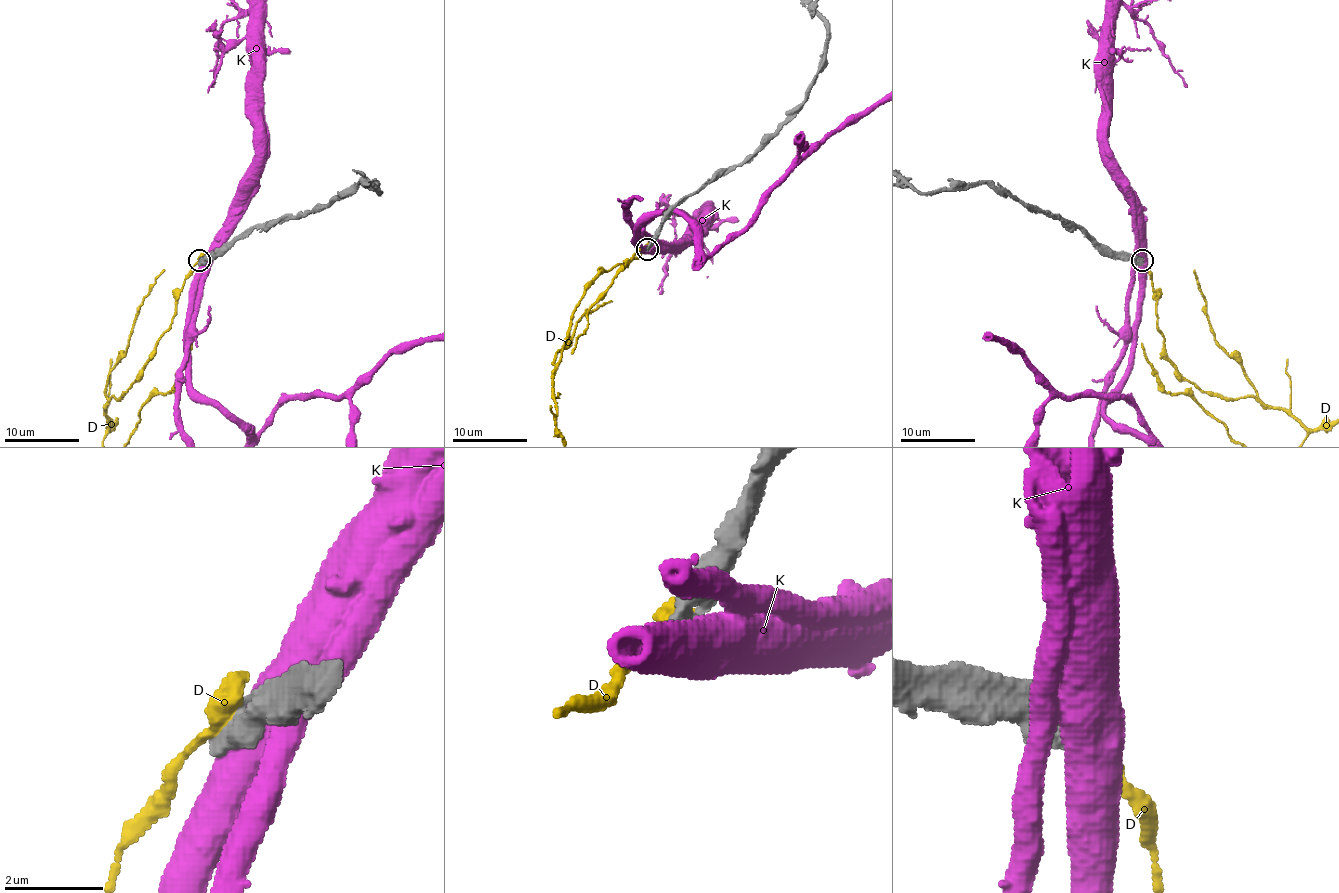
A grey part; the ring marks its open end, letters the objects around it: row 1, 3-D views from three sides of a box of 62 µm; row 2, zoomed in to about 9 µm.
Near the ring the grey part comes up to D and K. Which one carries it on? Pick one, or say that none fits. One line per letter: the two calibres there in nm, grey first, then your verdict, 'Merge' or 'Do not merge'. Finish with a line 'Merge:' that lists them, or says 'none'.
D: Thickness 500 nm (grey) against 500 nm. Do not merge
K: Thickness 550 nm (grey) against 950 nm. Do not merge
Merge: none

